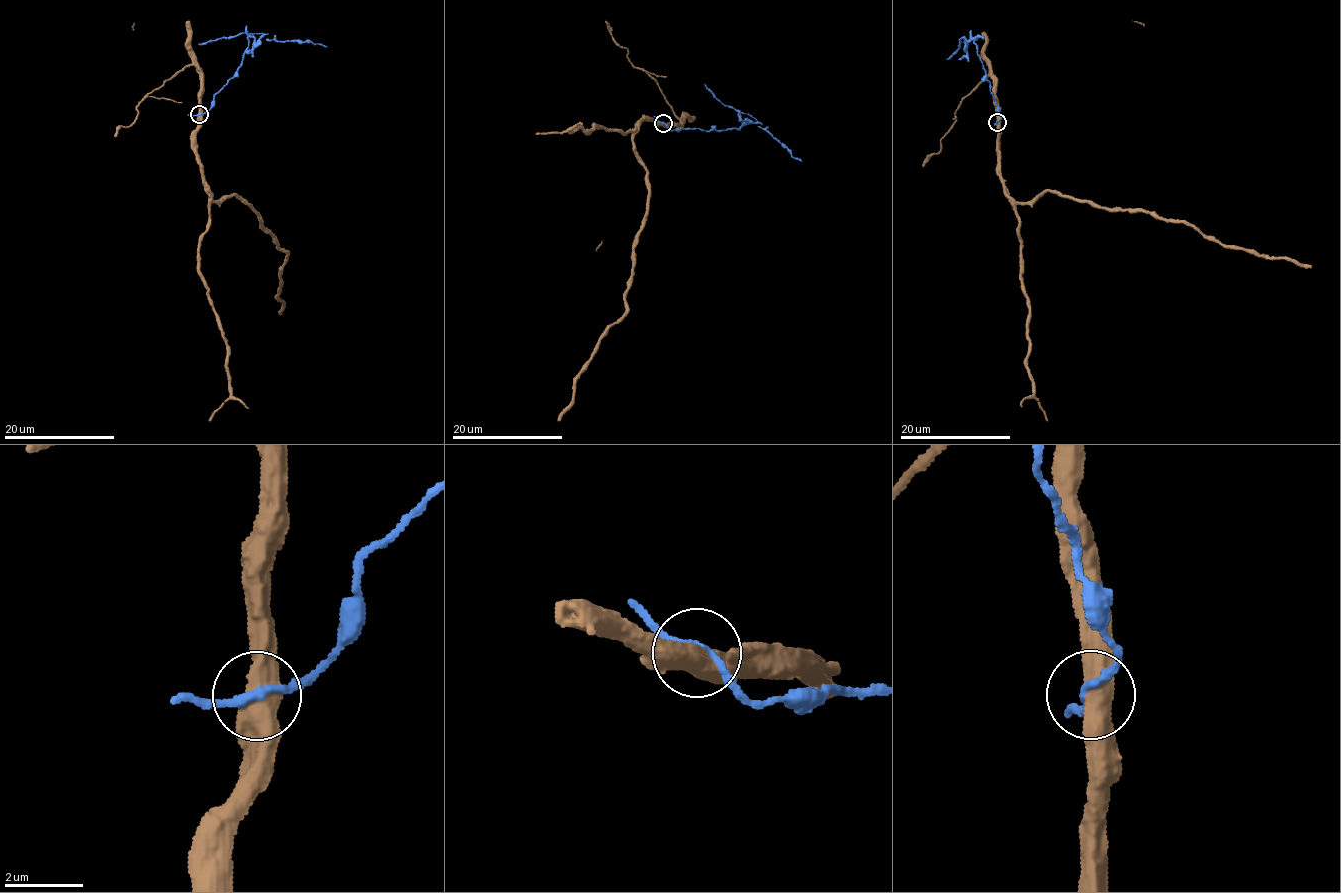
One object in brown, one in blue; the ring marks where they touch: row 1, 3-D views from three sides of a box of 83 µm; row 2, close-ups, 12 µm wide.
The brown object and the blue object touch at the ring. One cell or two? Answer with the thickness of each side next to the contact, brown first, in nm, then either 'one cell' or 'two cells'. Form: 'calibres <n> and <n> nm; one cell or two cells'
calibres 550 and 200 nm; two cells

